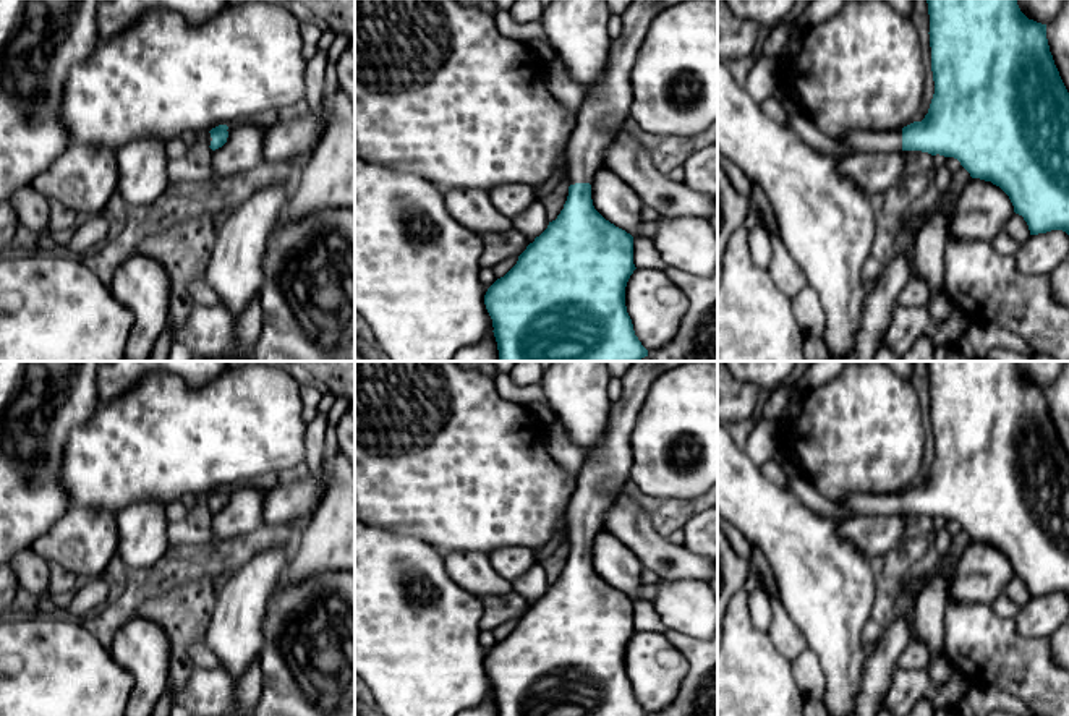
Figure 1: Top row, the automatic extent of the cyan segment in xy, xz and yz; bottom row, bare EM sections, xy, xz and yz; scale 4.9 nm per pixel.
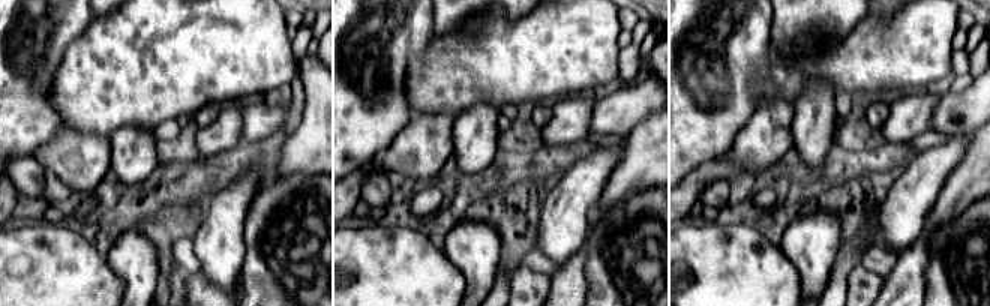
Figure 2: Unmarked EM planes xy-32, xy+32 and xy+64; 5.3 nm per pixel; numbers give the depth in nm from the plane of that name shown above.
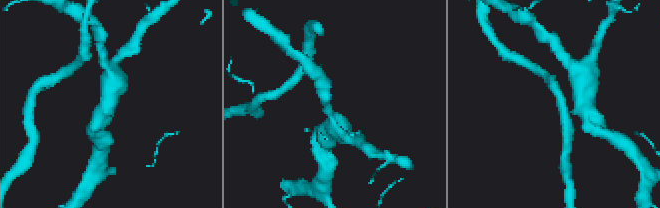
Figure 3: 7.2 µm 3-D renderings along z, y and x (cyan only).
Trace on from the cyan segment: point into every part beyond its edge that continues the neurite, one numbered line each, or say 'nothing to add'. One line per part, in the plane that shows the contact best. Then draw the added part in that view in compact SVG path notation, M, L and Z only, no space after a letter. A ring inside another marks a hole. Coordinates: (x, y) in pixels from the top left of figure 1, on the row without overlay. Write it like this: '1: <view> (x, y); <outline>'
1: yz (860, 504); M902 492L894 494L852 494L841 505L855 515L902 514Z

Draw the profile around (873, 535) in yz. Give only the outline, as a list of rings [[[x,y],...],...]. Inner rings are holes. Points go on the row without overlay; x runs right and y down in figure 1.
[[[902,514],[855,515],[841,525],[839,535],[871,559],[902,541],[904,517]]]

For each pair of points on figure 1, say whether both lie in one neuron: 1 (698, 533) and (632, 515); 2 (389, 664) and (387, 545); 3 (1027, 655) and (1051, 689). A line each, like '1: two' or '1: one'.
1: two
2: one
3: one

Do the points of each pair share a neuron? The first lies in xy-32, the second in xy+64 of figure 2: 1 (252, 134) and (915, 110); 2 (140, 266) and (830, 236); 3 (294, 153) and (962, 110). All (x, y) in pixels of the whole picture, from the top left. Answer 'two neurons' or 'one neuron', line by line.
1: two neurons
2: one neuron
3: two neurons

